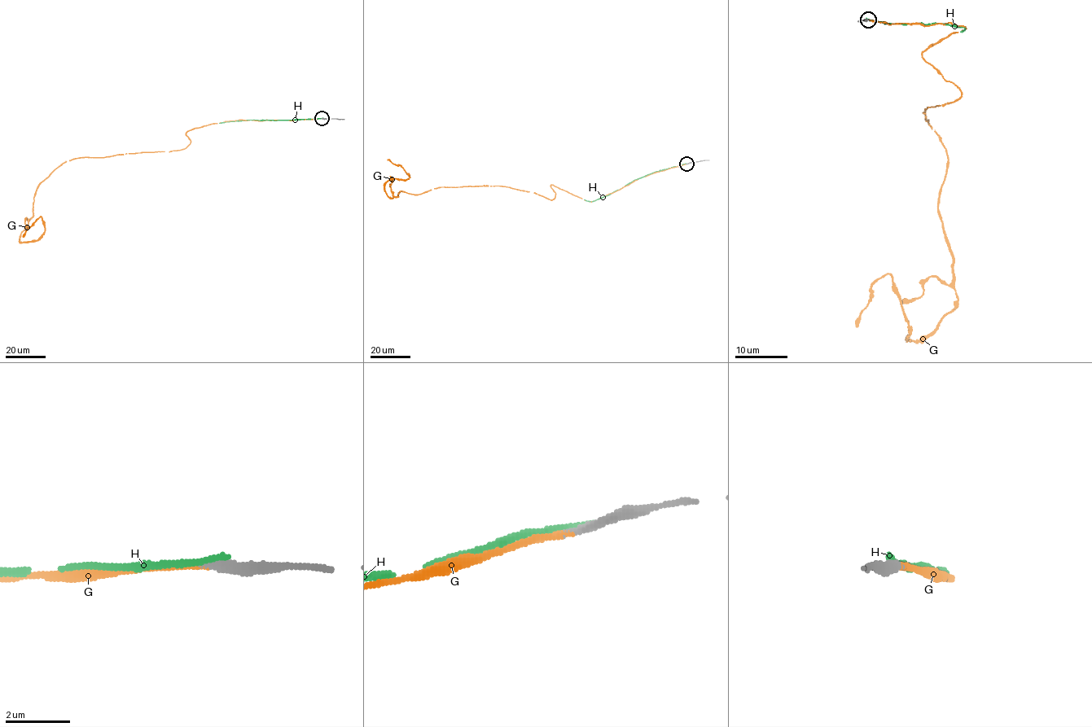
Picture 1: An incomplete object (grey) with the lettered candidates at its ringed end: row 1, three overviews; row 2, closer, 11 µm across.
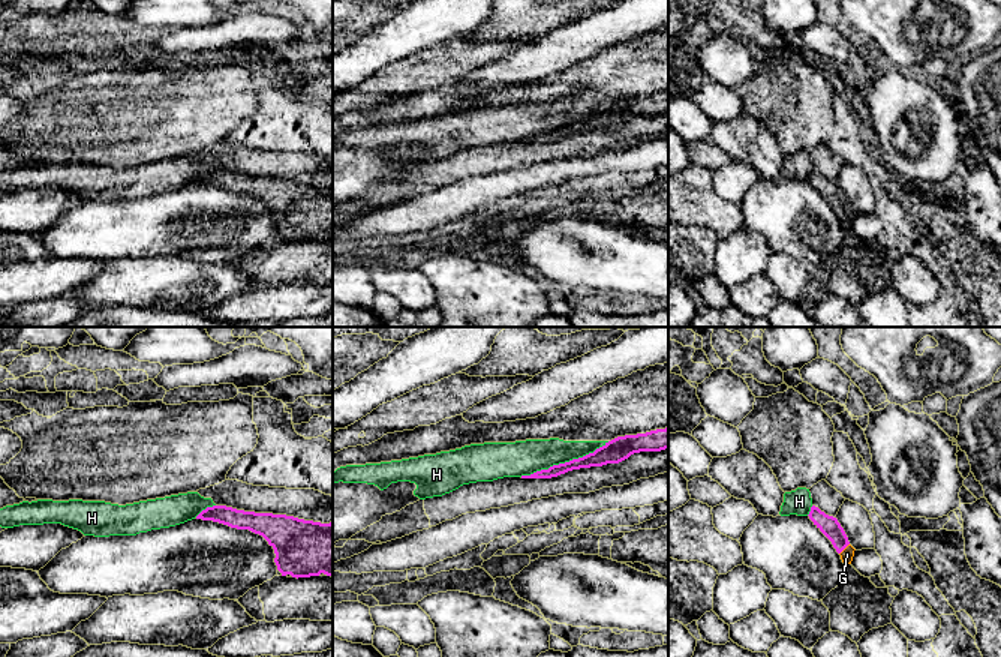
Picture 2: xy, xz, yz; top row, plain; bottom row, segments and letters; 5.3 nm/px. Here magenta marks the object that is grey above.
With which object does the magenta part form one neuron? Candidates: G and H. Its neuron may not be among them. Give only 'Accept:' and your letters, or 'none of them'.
Accept: G

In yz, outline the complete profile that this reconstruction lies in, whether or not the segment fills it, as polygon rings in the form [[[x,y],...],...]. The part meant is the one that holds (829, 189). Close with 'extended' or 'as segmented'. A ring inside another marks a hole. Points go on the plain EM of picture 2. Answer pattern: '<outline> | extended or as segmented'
[[[812,170],[809,183],[814,189],[832,206],[836,216],[845,230],[851,228],[854,212],[850,208],[848,201],[836,182],[826,178],[818,171]]] | extended

